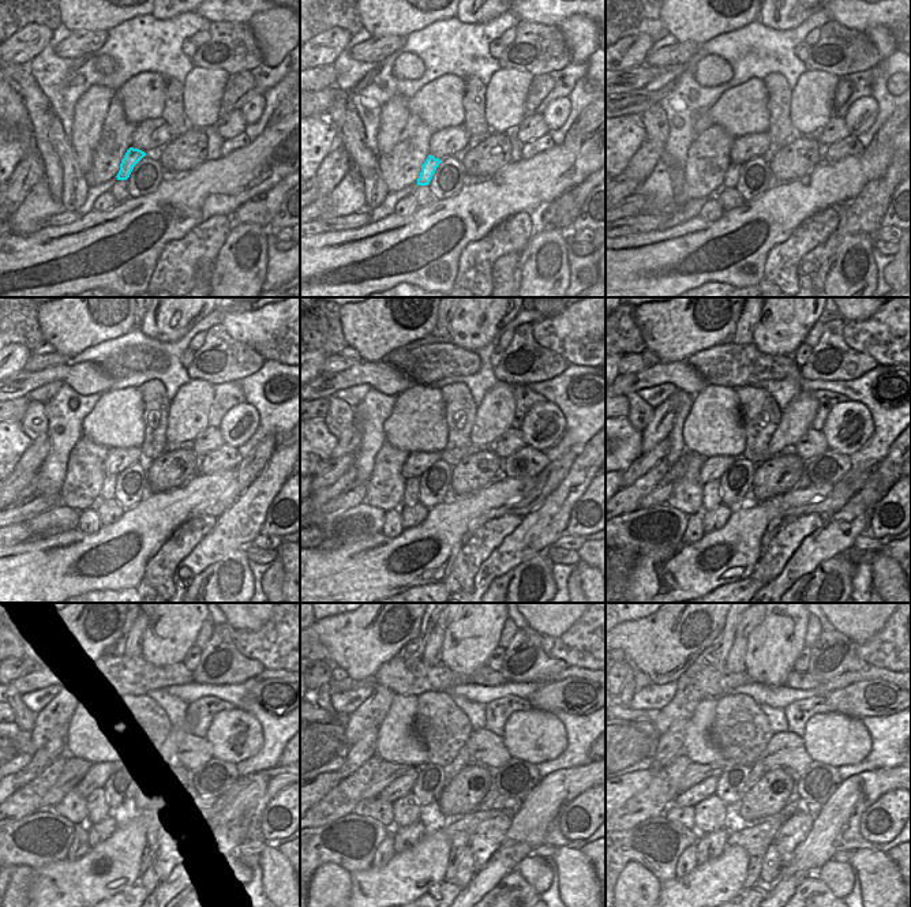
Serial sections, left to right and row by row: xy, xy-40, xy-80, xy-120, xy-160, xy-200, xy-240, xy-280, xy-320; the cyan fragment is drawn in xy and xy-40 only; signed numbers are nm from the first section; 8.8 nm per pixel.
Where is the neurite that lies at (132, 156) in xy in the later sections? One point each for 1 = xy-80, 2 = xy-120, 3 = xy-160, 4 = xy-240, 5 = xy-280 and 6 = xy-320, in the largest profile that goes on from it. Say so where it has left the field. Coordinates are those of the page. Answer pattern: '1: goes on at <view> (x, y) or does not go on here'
1: goes on at xy-80 (730, 179)
2: goes on at xy-120 (107, 493)
3: goes on at xy-160 (411, 495)
4: goes on at xy-240 (98, 808)
5: goes on at xy-280 (407, 810)
6: goes on at xy-320 (709, 814)

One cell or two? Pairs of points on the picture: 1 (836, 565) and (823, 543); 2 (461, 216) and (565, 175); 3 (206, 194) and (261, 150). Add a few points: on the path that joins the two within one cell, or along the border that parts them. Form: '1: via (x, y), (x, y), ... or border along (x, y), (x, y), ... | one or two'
1: border along (839, 555), (823, 561), (805, 574) | two
2: via (487, 205), (517, 187), (529, 186), (539, 180) | one
3: via (220, 186), (228, 183), (247, 164) | one

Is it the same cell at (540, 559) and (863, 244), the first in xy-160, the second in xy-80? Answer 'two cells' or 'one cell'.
one cell

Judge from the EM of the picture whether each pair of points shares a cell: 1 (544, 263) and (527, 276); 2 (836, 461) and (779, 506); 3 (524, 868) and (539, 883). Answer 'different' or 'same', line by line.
1: same
2: different
3: same

